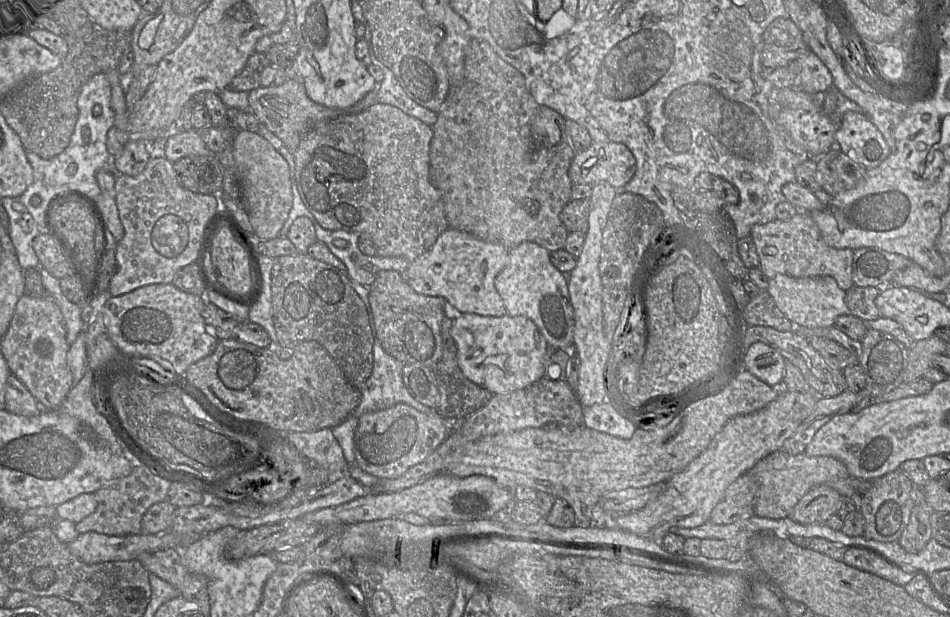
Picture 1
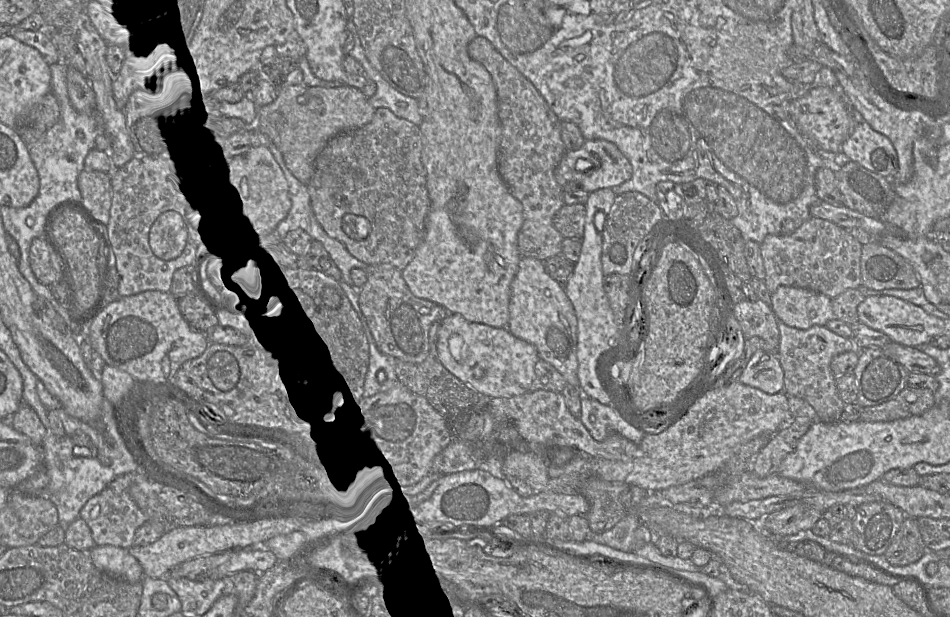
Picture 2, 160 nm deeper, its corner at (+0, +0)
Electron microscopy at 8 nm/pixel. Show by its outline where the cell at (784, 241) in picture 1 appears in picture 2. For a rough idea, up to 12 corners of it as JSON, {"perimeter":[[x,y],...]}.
{"perimeter":[[810,217],[760,244],[767,290],[862,287],[863,245]]}

